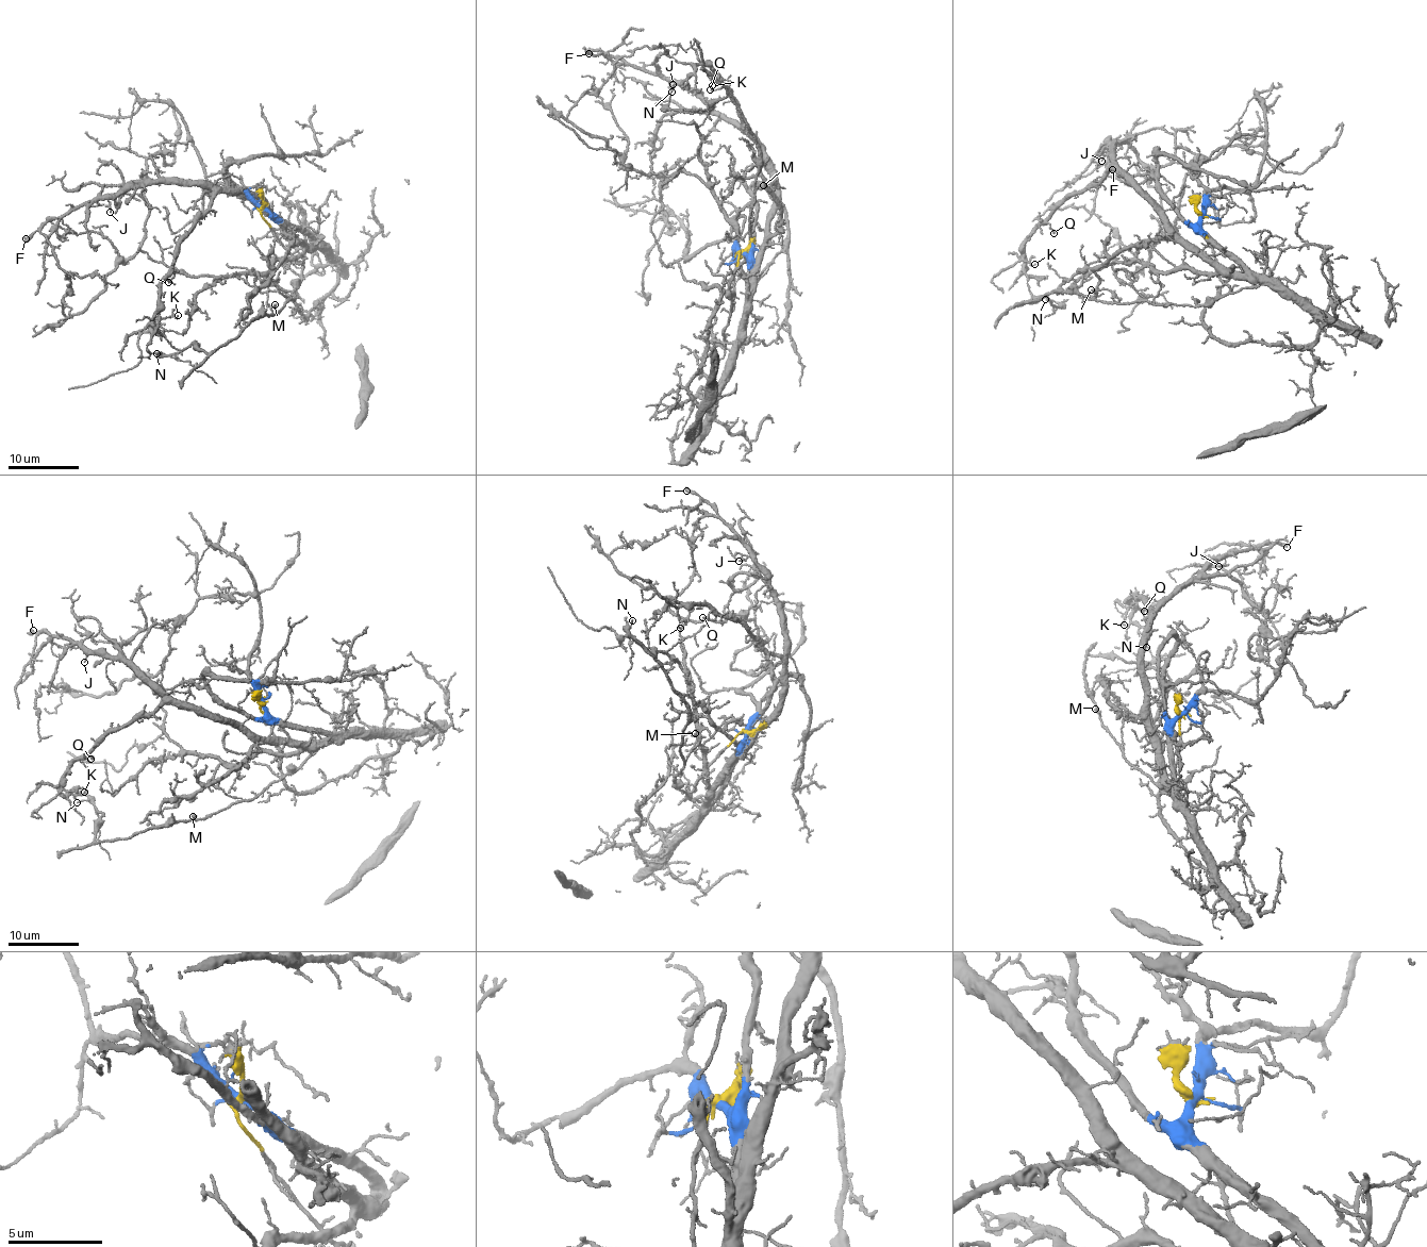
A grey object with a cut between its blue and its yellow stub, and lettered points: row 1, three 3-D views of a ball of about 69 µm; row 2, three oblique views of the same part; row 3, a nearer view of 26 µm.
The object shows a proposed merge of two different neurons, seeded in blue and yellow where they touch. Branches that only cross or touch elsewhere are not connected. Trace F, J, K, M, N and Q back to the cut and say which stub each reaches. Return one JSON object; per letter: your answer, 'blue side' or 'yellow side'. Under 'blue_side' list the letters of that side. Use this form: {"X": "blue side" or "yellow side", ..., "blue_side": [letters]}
{"F": "blue side", "J": "blue side", "K": "blue side", "M": "yellow side", "N": "yellow side", "Q": "blue side", "blue_side": ["F", "J", "K", "Q"]}

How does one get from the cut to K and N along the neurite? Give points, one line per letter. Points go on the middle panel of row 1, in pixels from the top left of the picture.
K: (742, 251), (749, 265), (744, 322), (777, 197), (740, 104), (710, 65), (703, 66), (712, 85)
N: (742, 251), (758, 143), (730, 97), (683, 111), (669, 107), (671, 92)

